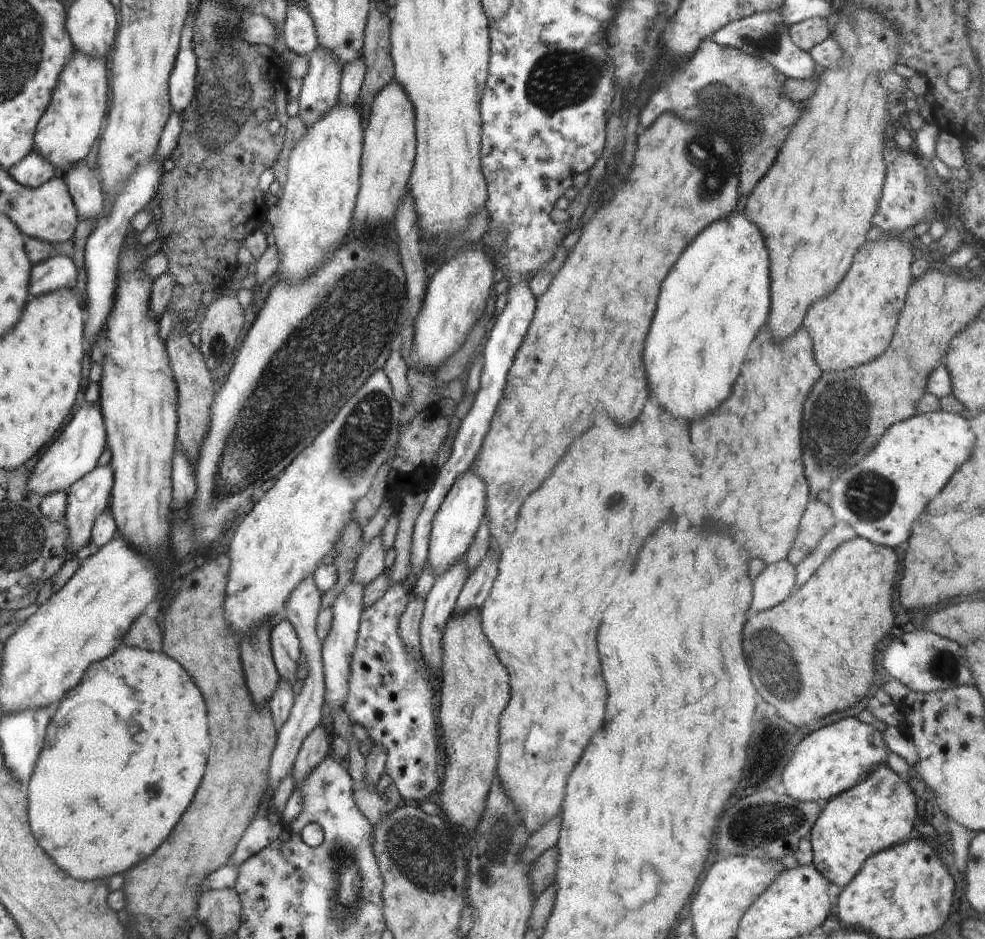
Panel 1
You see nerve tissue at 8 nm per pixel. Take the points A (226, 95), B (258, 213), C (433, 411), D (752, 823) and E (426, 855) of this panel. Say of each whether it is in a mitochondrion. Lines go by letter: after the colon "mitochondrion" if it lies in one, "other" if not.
A: mitochondrion
B: other
C: other
D: mitochondrion
E: mitochondrion

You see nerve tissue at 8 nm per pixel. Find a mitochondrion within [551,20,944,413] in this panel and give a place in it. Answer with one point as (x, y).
(749, 124)

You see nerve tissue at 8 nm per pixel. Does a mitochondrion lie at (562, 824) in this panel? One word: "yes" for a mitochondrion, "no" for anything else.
no

